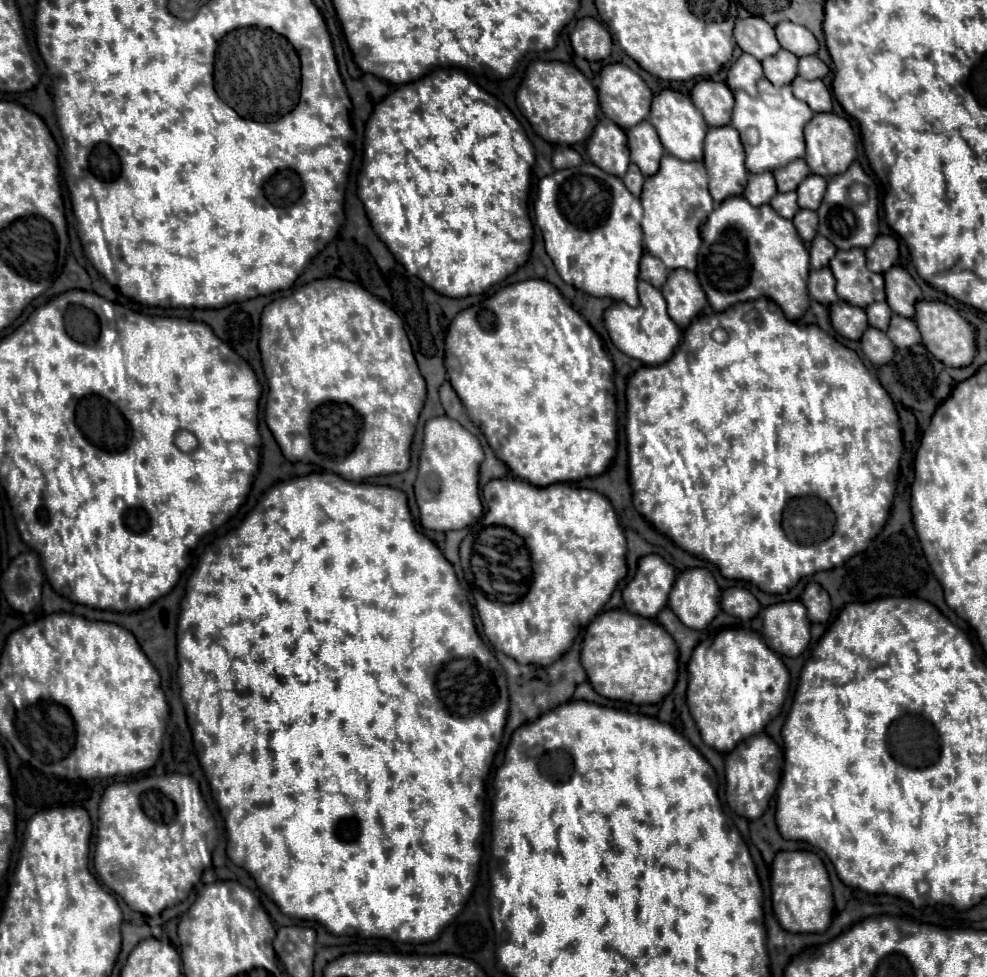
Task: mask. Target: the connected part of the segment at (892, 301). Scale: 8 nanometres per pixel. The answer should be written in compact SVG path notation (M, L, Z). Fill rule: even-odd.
M892 266L888 272L884 272L884 280L886 280L886 302L890 304L892 312L912 318L914 302L922 298L920 286L902 266Z

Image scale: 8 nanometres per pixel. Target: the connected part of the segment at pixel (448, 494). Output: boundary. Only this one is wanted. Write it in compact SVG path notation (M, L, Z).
M448 416L430 418L424 428L424 442L420 452L420 468L414 484L416 502L420 508L422 526L428 530L460 530L472 524L482 514L478 496L478 468L484 460L484 450L478 438L462 424Z

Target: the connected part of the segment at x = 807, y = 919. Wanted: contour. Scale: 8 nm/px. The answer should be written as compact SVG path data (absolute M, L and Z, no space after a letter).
M782 850L772 862L772 908L780 926L788 932L824 932L832 920L832 886L826 866L814 852Z

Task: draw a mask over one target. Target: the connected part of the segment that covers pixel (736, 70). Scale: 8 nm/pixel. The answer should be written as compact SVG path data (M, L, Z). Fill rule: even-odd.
M742 54L728 70L726 82L732 90L740 88L740 90L748 92L750 96L756 96L756 82L760 78L762 78L762 64L754 56Z

